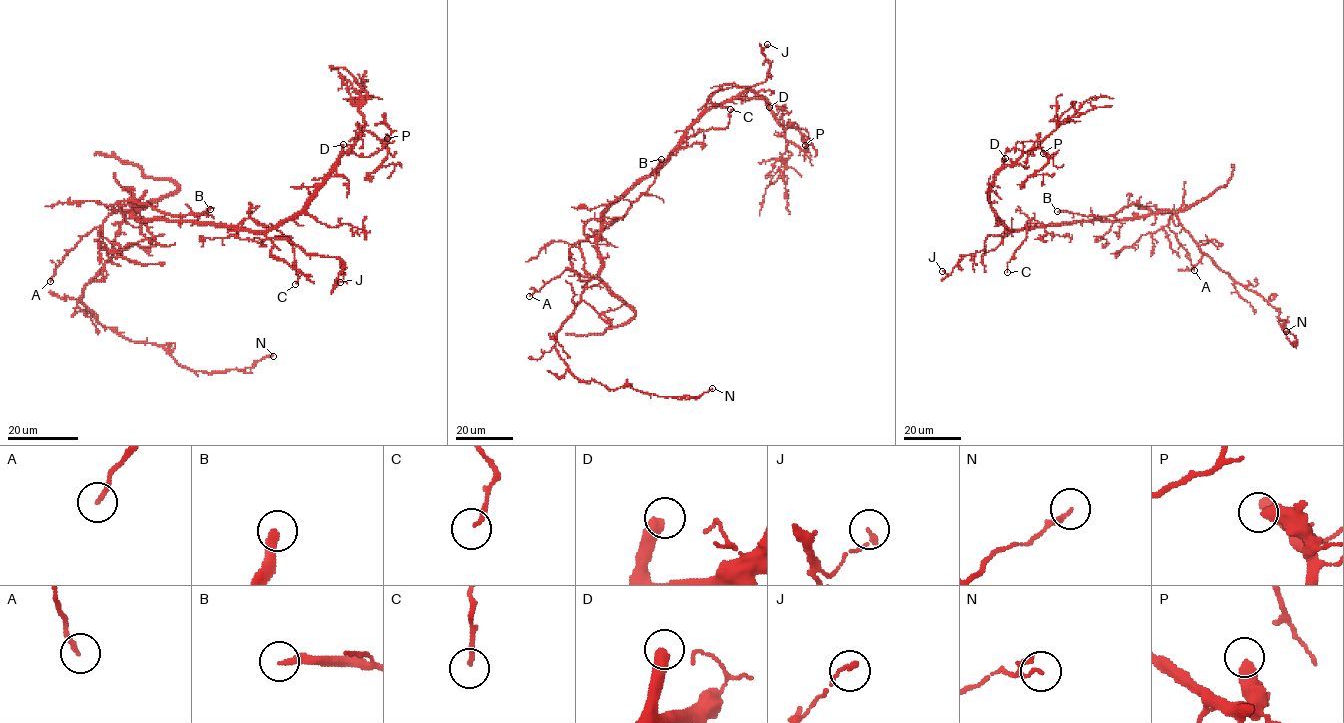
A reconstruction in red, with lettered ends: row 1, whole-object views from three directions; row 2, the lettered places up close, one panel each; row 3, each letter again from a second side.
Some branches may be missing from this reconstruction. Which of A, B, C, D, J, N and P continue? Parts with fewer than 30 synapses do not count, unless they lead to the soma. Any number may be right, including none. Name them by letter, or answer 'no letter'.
B, D

